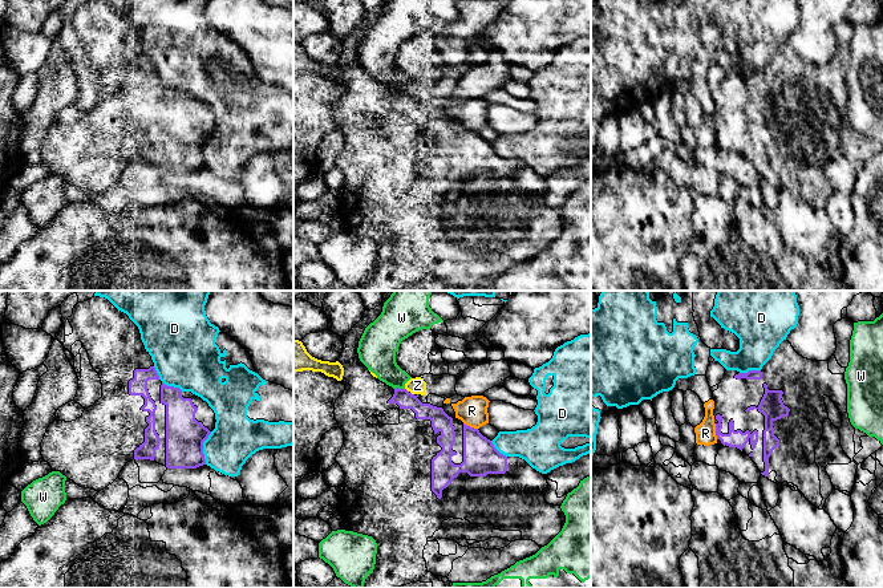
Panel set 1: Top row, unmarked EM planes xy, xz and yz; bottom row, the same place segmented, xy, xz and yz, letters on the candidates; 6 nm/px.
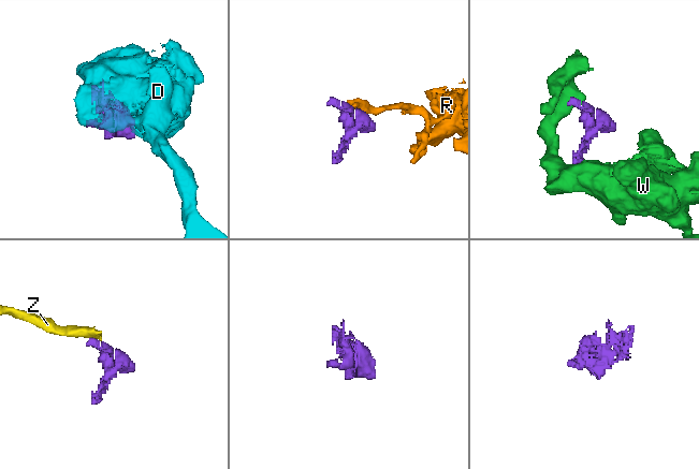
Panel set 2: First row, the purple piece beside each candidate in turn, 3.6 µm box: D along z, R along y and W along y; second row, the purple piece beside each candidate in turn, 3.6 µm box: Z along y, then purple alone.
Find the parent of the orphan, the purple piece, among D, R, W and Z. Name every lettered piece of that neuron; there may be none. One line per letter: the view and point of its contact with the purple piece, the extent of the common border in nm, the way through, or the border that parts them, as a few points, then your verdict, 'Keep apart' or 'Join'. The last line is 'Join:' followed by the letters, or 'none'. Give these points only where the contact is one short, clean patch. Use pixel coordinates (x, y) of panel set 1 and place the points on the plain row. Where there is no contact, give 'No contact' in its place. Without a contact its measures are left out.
D: Touches purple at xy (202, 150). Shared border 200 nm. Keep apart
R: Touches purple at yz (716, 134). Shared border 100 nm. Keep apart
W: Touches purple at xz (397, 90). Shared border 60 nm. Keep apart
Z: Touches purple at xz (406, 93). Shared border 40 nm. Boundary: xz (405, 90), (408, 94). Keep apart
Join: none

